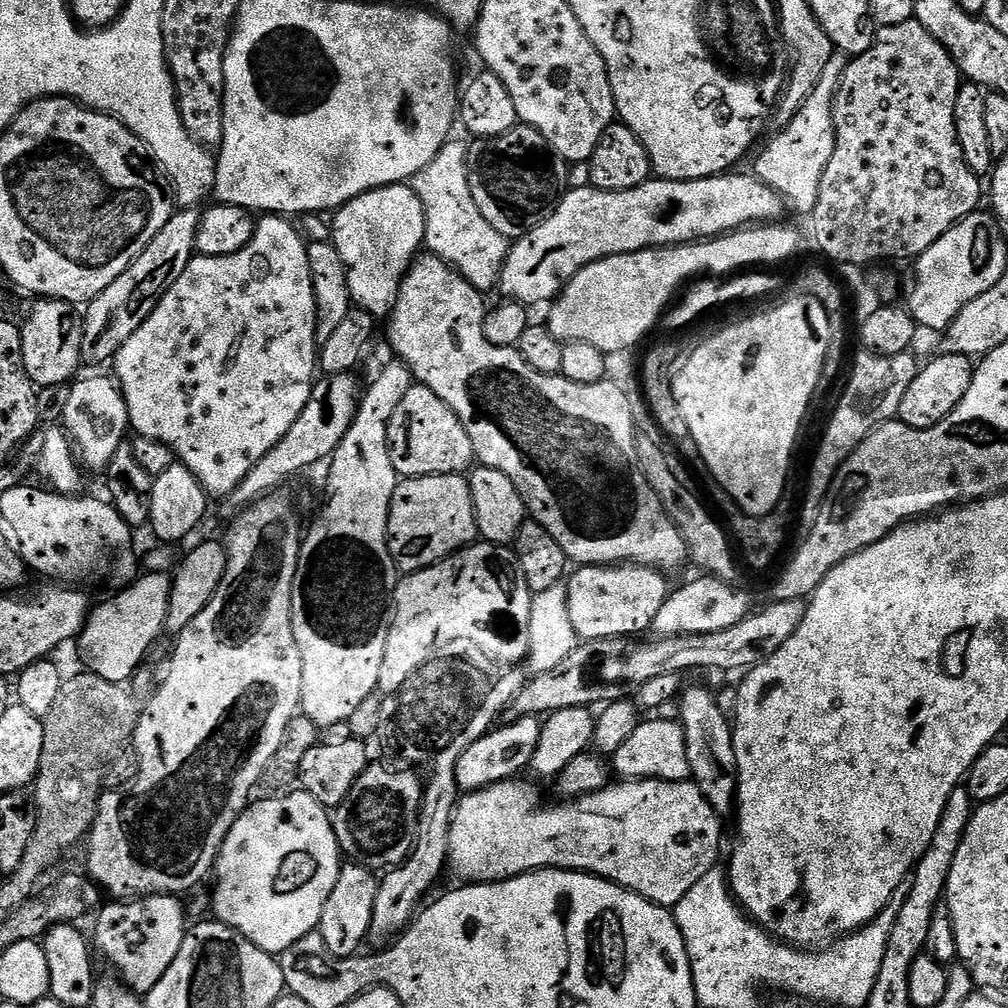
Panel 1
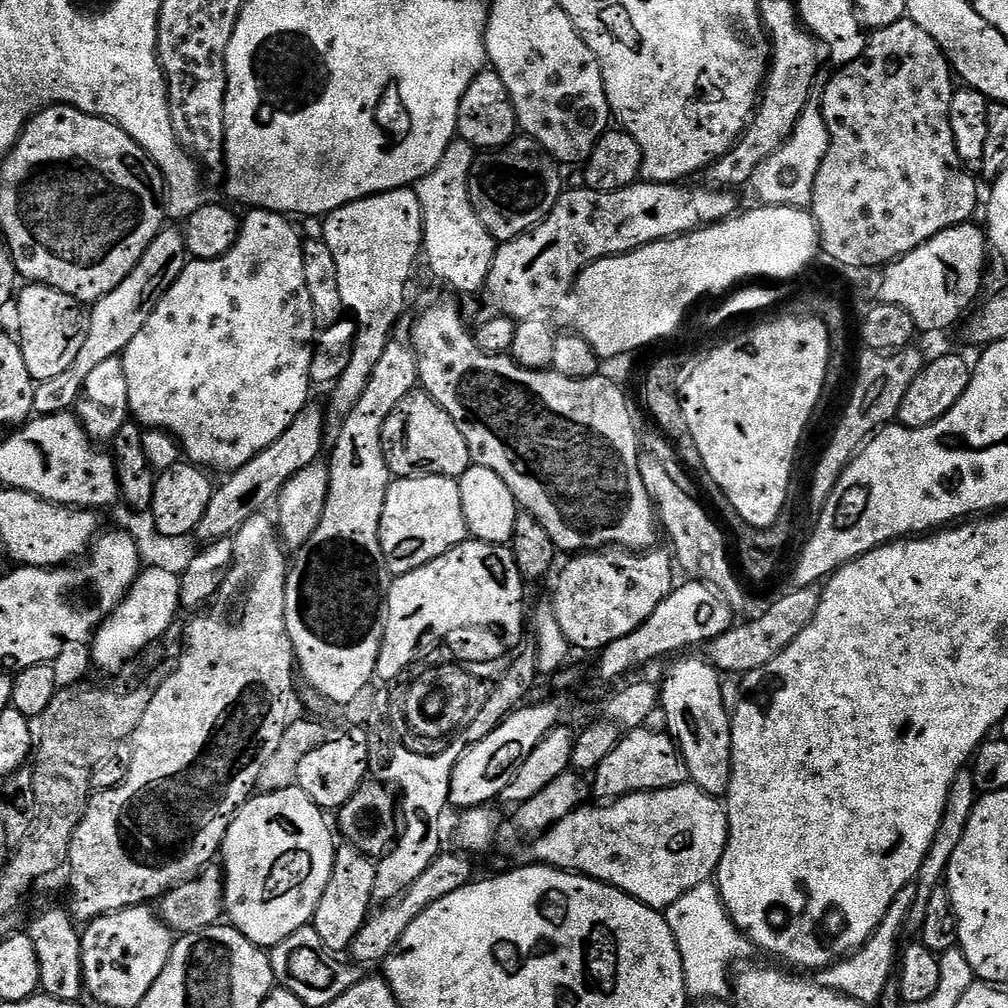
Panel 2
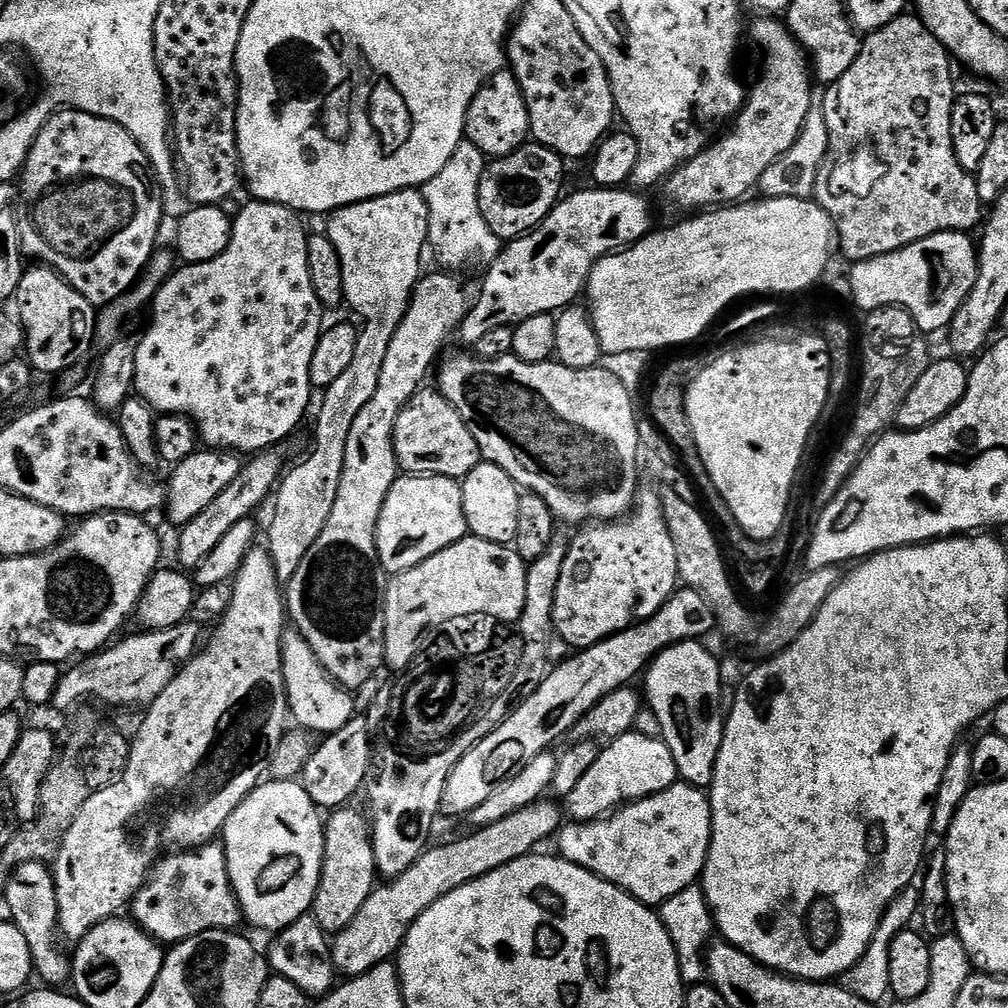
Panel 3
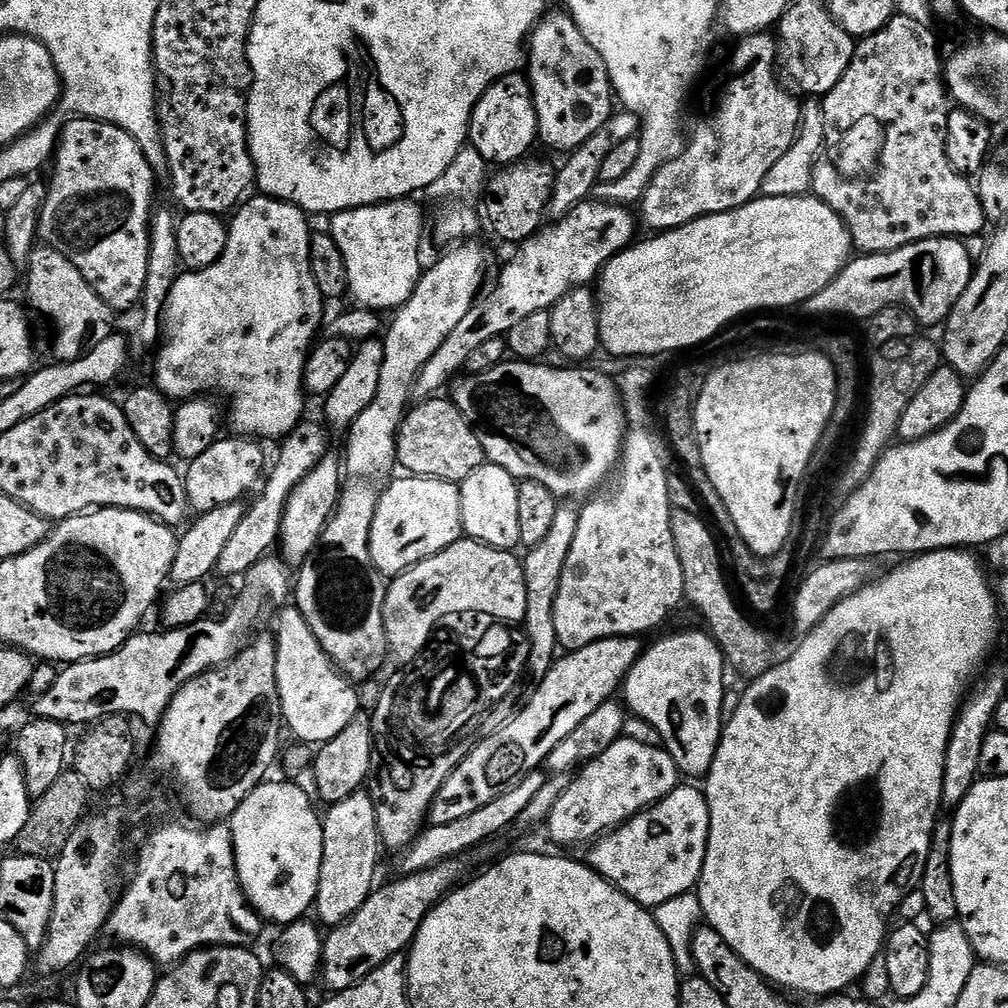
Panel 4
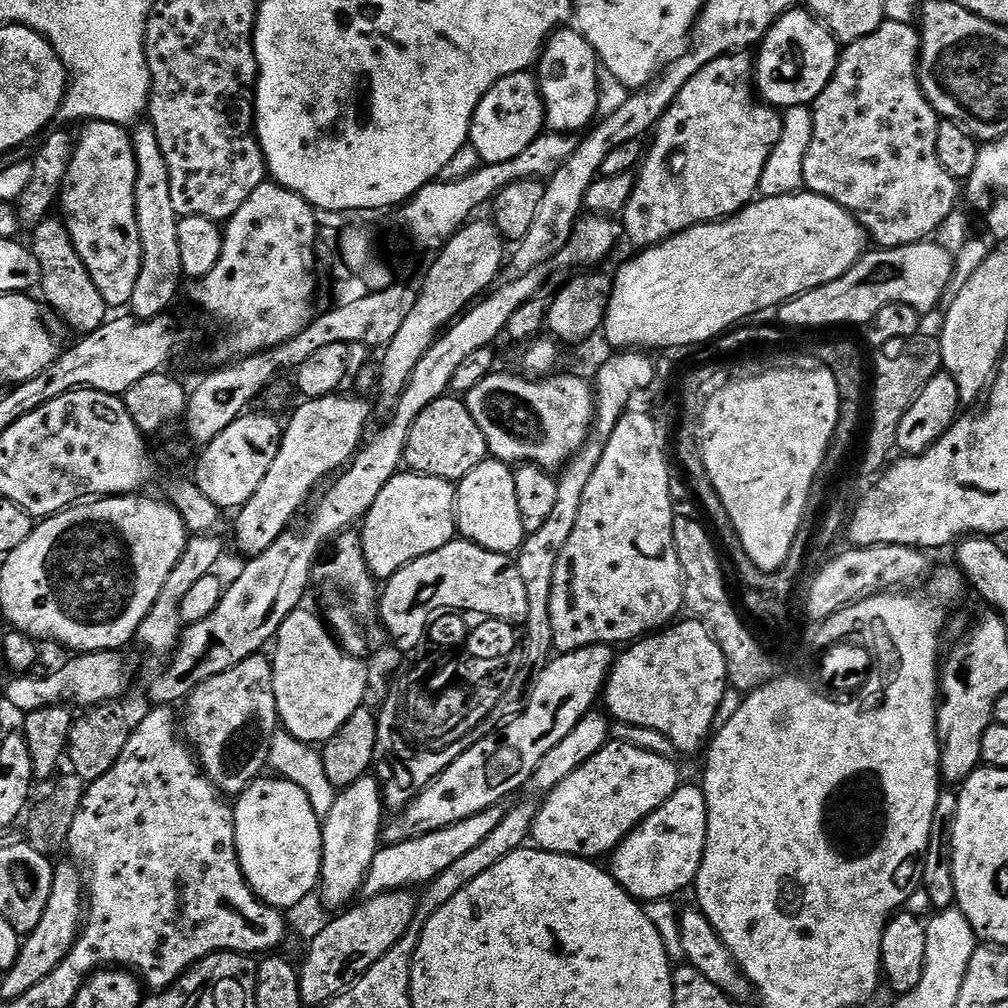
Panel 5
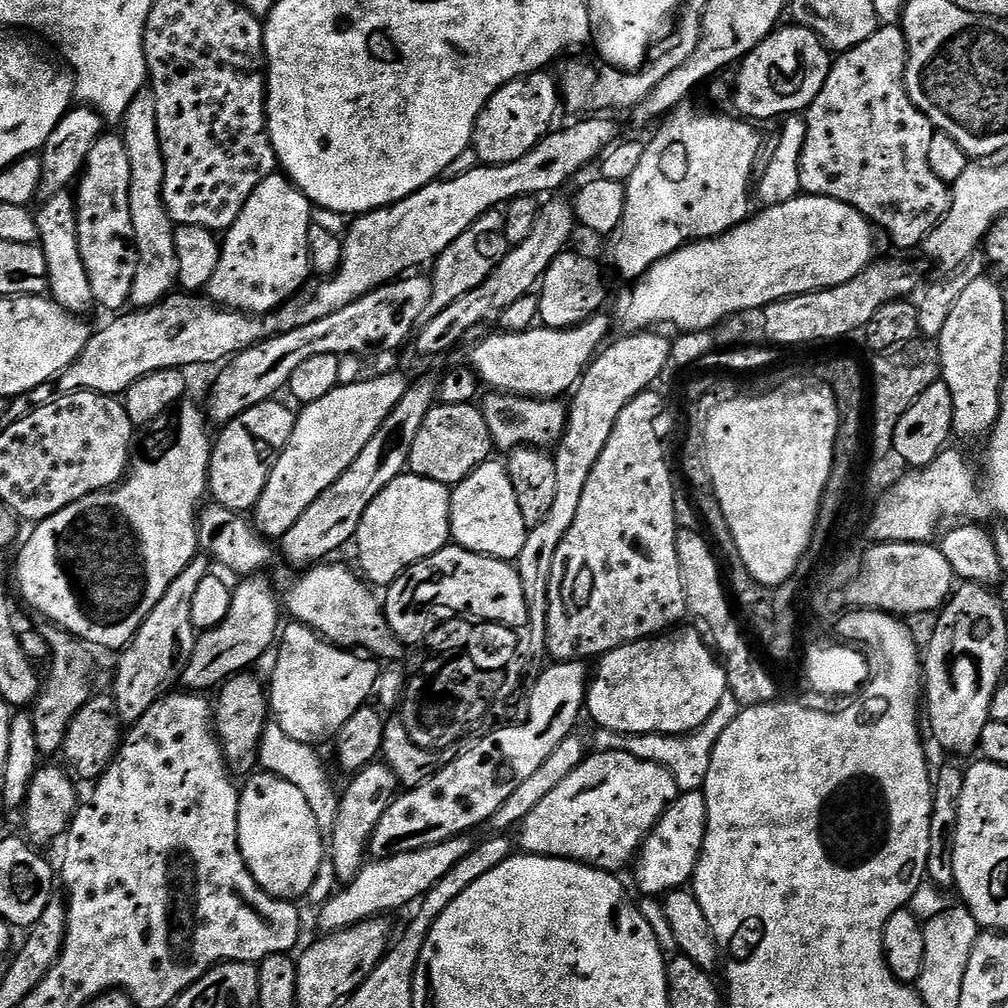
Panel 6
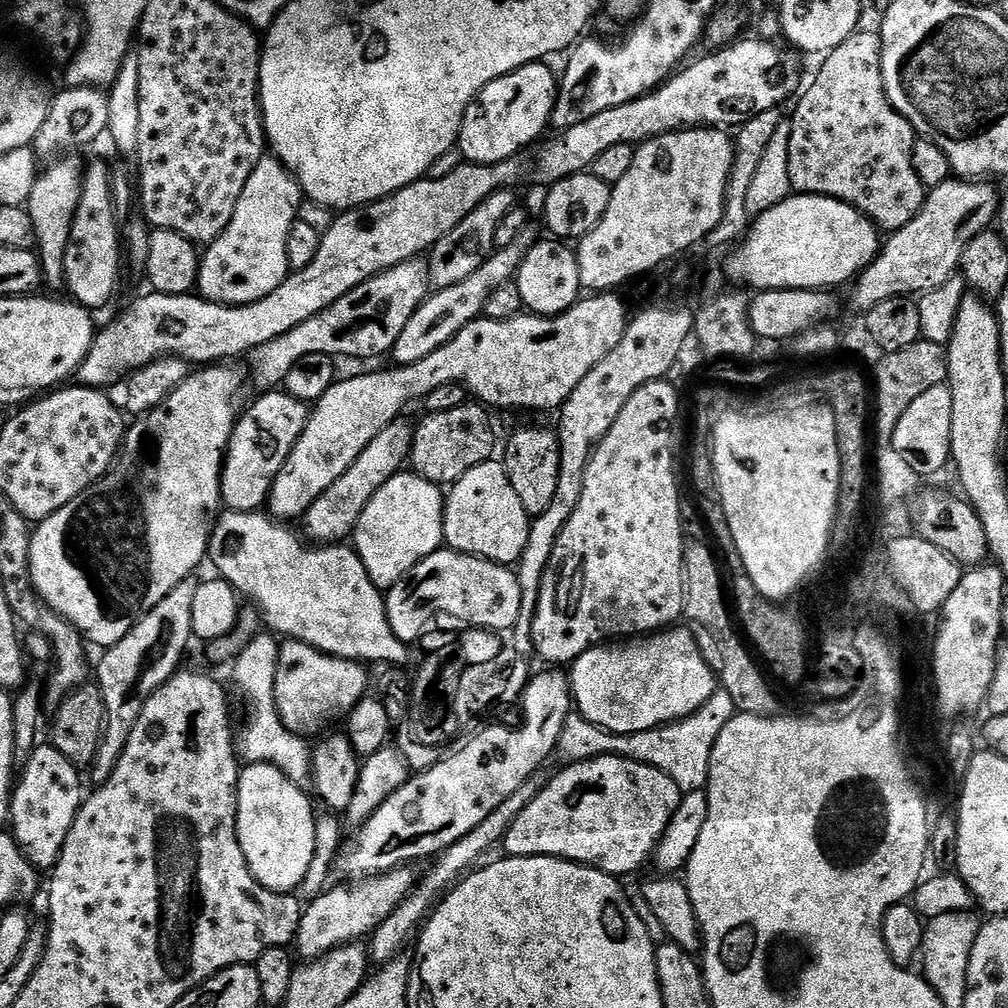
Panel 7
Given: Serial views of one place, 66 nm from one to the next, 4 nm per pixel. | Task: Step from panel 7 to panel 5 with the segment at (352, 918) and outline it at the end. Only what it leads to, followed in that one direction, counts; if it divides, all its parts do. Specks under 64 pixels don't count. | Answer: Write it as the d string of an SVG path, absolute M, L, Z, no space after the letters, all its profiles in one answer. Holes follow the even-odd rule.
M503 807L487 808L442 830L434 830L430 834L422 834L406 842L384 844L374 854L374 862L370 862L370 870L364 879L363 895L369 897L383 892L416 890L429 884L431 880L438 878L438 874L442 874L442 870L446 870L458 858L465 856L469 850L474 850L474 846L480 845L498 827L498 822L502 822L504 814Z

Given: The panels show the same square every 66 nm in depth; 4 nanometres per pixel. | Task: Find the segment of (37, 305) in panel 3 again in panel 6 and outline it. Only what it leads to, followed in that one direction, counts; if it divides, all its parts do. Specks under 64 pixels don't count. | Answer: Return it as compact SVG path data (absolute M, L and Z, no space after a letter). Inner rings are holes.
M64 190L49 195L41 212L35 213L38 247L44 254L48 267L48 286L51 299L61 308L73 314L84 314L88 307L93 307L91 286L77 248L76 206L71 195Z

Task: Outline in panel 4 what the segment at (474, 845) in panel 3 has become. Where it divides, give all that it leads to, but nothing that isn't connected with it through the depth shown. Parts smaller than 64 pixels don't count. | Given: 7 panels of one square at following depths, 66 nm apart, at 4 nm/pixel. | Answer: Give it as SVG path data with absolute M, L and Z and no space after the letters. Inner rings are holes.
M460 858L443 860L421 872L401 875L393 884L381 883L352 917L335 925L322 940L320 976L329 988L327 991L335 994L352 988L390 957L401 955L429 912L465 879L464 862Z

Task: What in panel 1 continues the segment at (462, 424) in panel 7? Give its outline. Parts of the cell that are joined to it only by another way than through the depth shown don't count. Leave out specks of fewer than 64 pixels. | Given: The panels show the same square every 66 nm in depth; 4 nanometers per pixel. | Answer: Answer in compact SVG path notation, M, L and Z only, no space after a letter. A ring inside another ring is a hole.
M413 383L410 390L406 390L406 398L398 402L398 410L388 423L388 453L390 462L394 466L397 477L415 478L417 476L455 476L464 474L473 467L474 464L474 446L470 446L470 434L466 434L466 426L458 422L454 410L434 394L424 384Z

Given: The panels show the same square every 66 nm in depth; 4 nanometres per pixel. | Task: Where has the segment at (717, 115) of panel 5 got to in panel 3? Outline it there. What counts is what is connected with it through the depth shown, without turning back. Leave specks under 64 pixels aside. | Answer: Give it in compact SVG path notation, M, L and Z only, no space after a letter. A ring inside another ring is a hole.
M772 14L756 19L760 20L754 21L749 28L747 25L746 36L760 47L764 65L760 68L756 85L747 93L744 107L736 113L734 123L723 135L713 139L693 160L675 168L663 181L665 198L680 208L712 210L743 201L749 195L747 192L759 185L762 174L766 174L766 170L770 170L770 166L794 146L798 134L802 134L806 118L814 111L814 78L804 49L783 19Z

